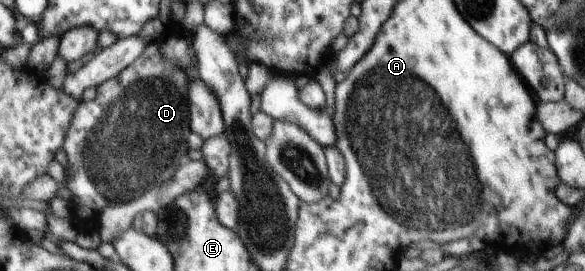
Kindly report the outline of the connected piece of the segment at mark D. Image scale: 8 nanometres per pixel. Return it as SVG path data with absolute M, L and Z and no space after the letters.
M149 42L146 50L134 61L128 68L121 70L117 76L106 80L96 88L96 96L90 100L82 100L79 102L77 111L74 112L73 120L70 120L68 135L65 137L64 150L67 154L69 168L66 169L68 177L66 178L66 186L72 193L72 202L78 207L74 214L82 219L90 219L97 216L99 212L107 208L110 204L125 204L132 200L138 200L140 196L156 186L160 186L163 182L174 176L174 172L181 165L180 158L186 154L186 136L191 133L190 118L188 110L188 82L190 82L191 73L186 68L178 68L174 62L166 60L160 54L160 43Z

